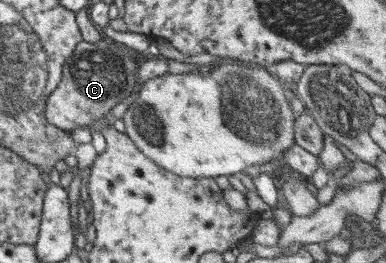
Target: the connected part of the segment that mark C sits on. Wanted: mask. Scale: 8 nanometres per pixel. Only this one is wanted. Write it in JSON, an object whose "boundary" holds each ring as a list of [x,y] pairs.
{"boundary":[[[81,40],[73,51],[74,55],[66,59],[65,67],[62,69],[62,76],[57,87],[47,96],[45,100],[44,118],[55,127],[65,131],[72,131],[76,127],[84,127],[92,121],[99,119],[111,111],[114,105],[129,97],[136,89],[136,68],[137,61],[127,55],[117,42],[113,43],[113,51],[97,50],[95,44]]]}

